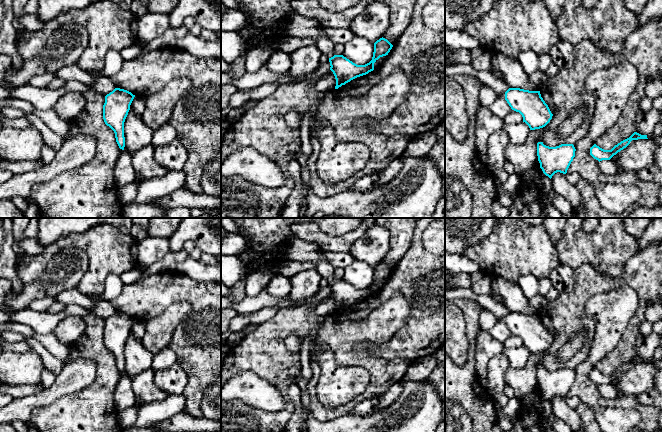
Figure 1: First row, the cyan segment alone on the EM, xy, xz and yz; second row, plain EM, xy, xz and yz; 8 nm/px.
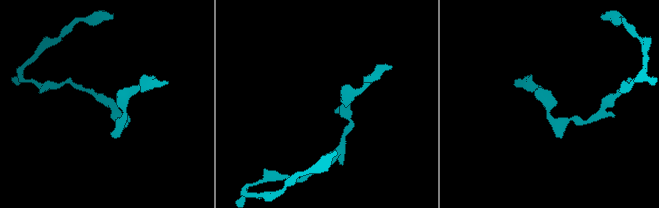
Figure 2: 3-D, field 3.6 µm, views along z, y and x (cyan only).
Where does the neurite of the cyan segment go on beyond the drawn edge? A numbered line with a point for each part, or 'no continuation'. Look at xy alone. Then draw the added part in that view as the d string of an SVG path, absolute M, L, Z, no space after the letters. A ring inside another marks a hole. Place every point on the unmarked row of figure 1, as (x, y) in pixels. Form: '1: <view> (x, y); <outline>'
no continuation

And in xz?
1: xz (299, 250); M295 239L287 248L287 258L296 262L315 263L321 277L331 282L335 279L335 268L324 258L324 252L317 242Z

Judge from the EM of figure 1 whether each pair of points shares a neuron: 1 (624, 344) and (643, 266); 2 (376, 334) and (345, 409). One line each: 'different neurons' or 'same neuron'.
1: same neuron
2: same neuron

